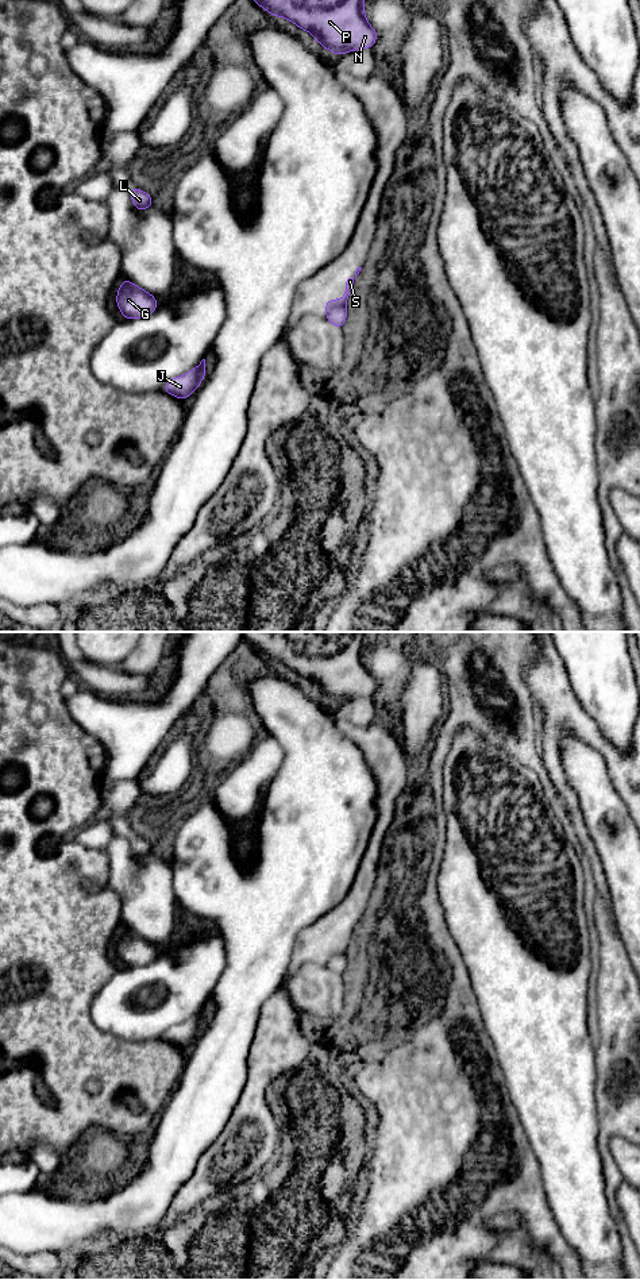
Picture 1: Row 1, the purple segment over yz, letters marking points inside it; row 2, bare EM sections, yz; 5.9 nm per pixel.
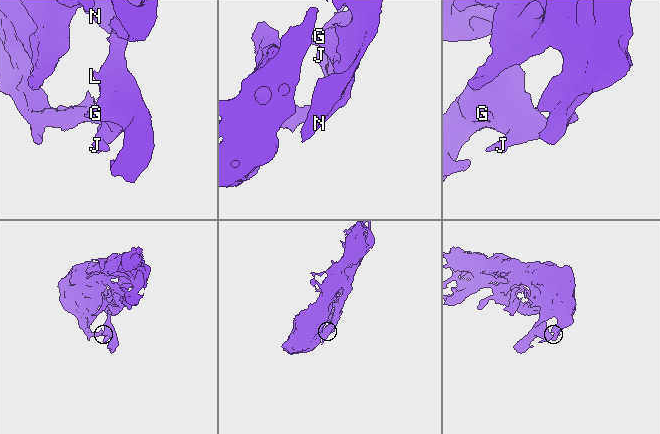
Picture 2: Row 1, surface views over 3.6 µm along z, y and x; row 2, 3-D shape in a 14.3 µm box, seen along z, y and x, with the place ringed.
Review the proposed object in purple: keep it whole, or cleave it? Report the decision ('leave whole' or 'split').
split

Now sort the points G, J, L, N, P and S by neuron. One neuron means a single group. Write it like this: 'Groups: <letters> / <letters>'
Groups: G J L N P / S

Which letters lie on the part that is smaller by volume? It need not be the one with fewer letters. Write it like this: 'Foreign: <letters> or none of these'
Foreign: S

